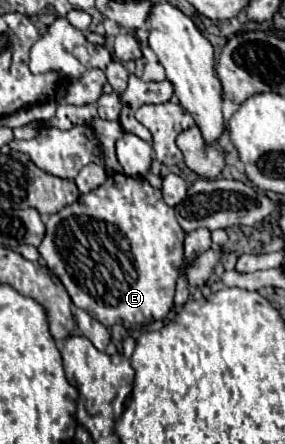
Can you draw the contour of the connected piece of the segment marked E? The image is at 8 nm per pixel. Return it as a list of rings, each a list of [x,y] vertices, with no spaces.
[[[115,172],[115,174],[109,174],[107,180],[99,188],[91,190],[89,194],[79,196],[77,202],[61,208],[59,212],[49,216],[49,220],[47,220],[47,234],[45,234],[45,238],[43,238],[41,246],[39,246],[39,254],[45,260],[45,264],[51,270],[51,274],[55,274],[63,282],[65,290],[69,292],[71,300],[73,300],[73,304],[77,308],[83,308],[85,312],[95,316],[105,326],[123,324],[129,330],[139,330],[141,326],[147,326],[147,324],[157,322],[157,320],[163,320],[169,314],[169,310],[173,308],[175,284],[177,284],[177,276],[179,276],[179,270],[181,270],[181,264],[183,264],[183,238],[185,238],[185,232],[183,232],[183,228],[179,226],[179,222],[175,218],[175,210],[165,204],[161,190],[153,188],[145,178],[133,178],[133,176],[125,176],[125,174]]]

